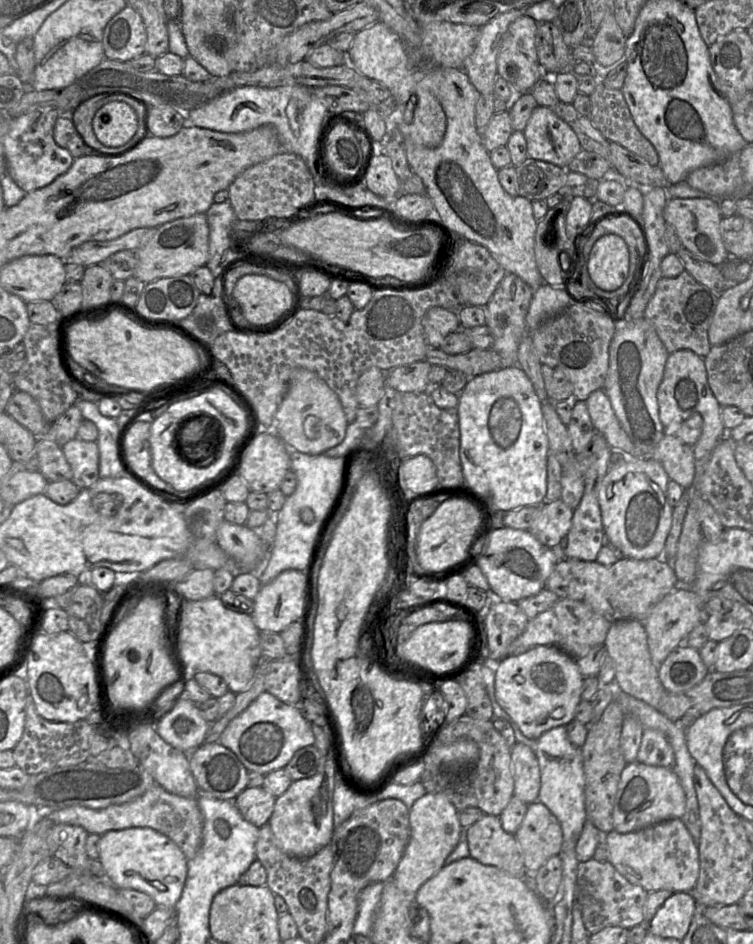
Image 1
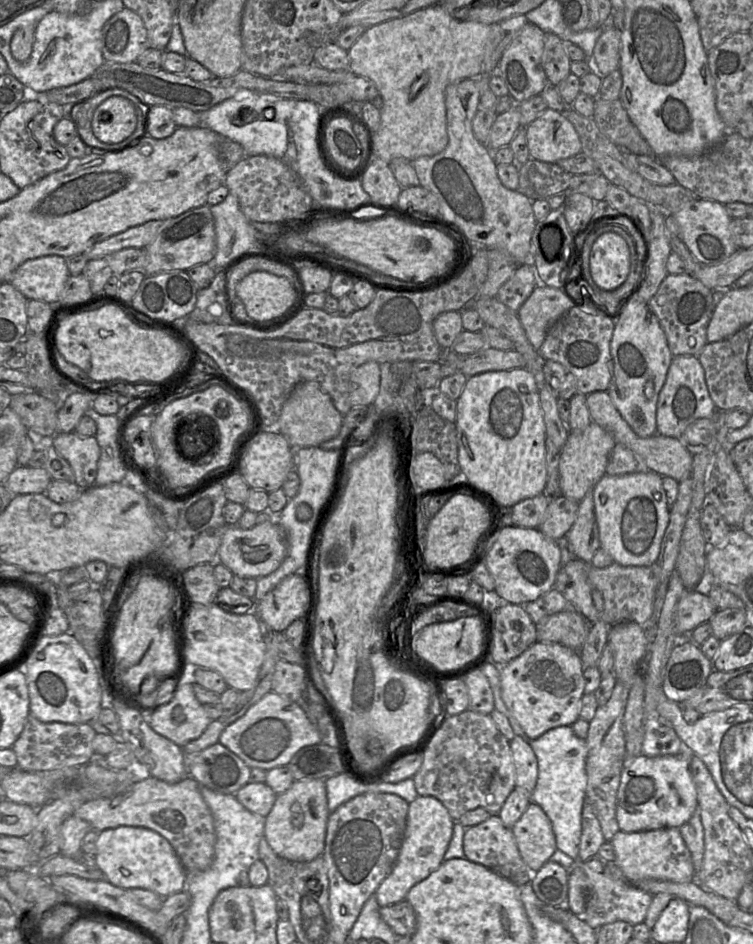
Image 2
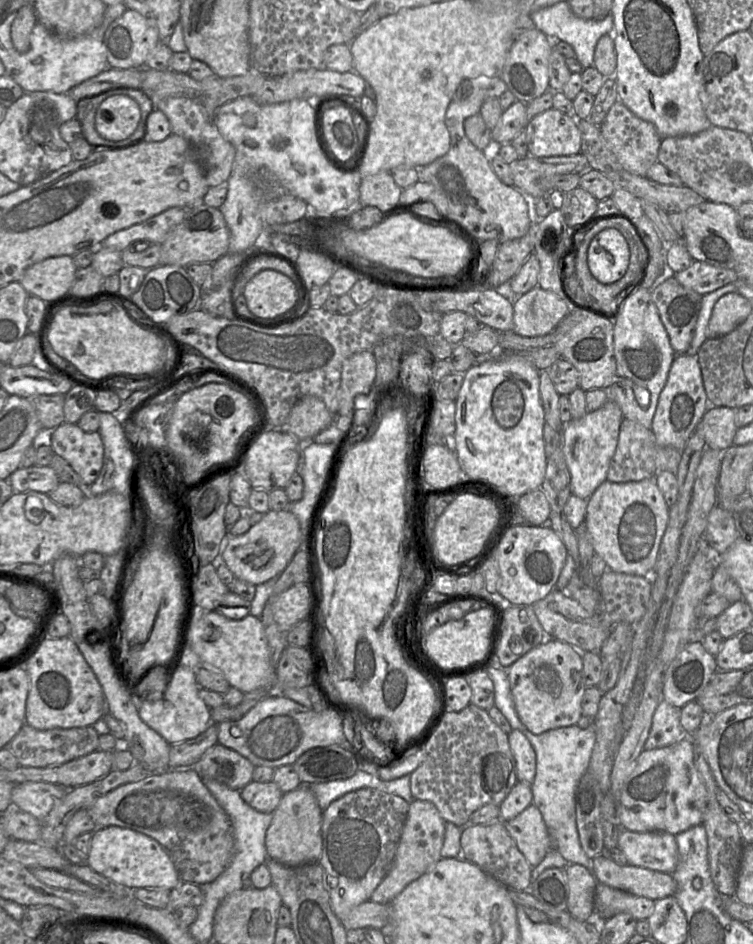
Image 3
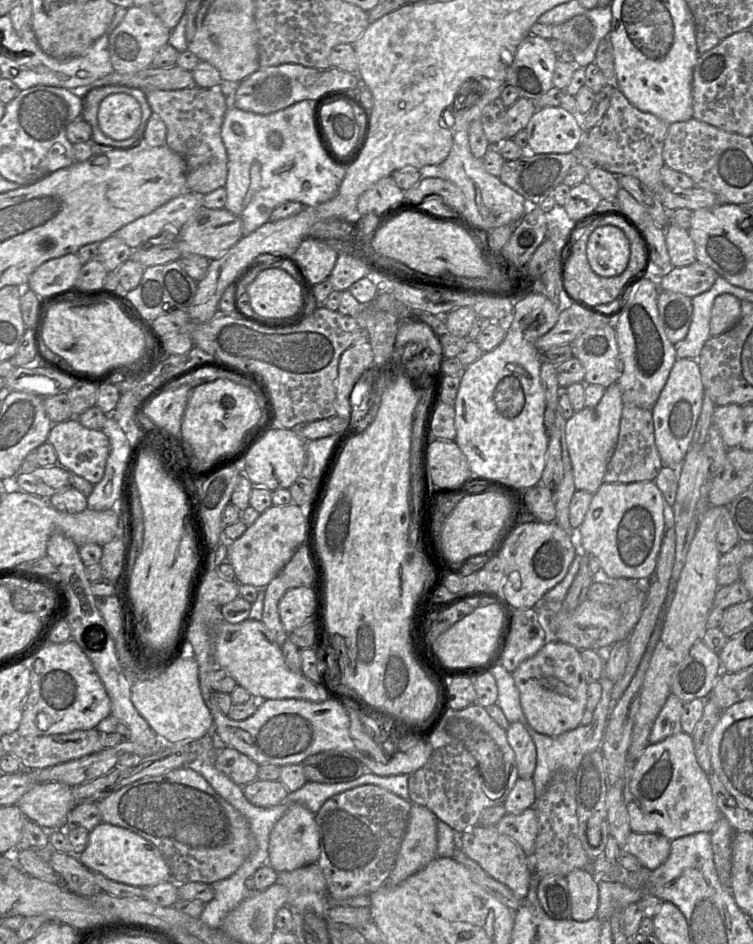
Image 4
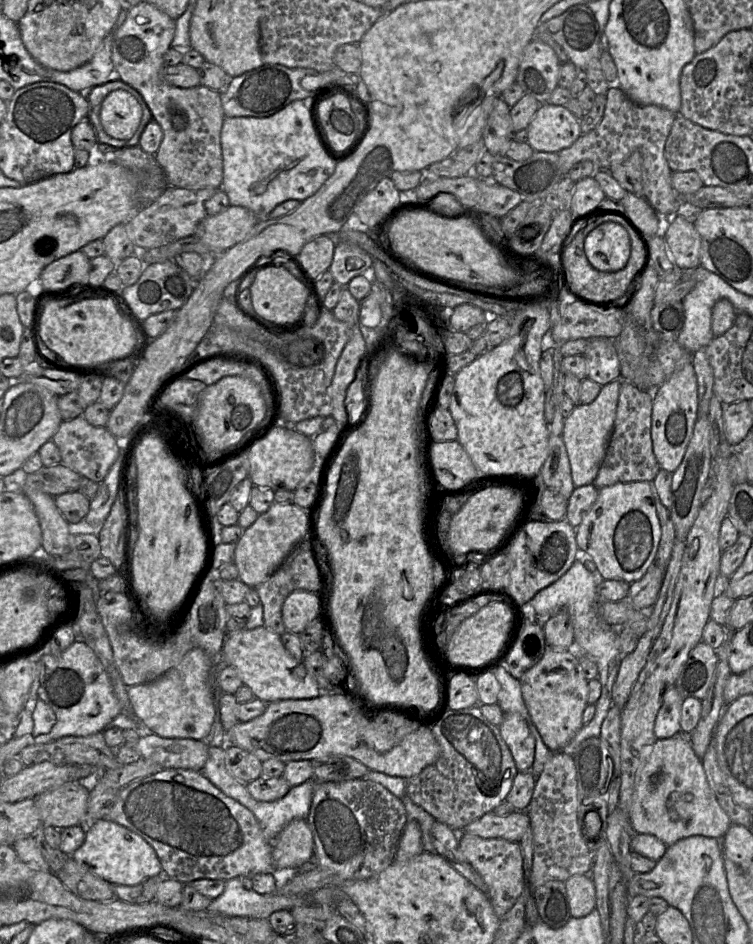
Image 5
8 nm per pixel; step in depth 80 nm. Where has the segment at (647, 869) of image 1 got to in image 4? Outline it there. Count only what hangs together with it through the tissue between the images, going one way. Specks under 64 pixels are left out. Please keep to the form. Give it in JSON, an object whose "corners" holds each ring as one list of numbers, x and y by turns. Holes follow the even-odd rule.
{"corners":[[632,832,622,850,634,855,648,870,655,870,669,857,671,841,657,833]]}

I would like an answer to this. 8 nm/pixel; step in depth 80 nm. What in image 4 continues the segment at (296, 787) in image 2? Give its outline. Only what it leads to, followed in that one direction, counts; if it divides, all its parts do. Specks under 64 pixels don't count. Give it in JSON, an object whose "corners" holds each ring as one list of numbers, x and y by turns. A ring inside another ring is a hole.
{"corners":[[292,804,274,825,268,846,268,864,277,872,290,872,315,864,320,855,319,833,315,814,301,804]]}

